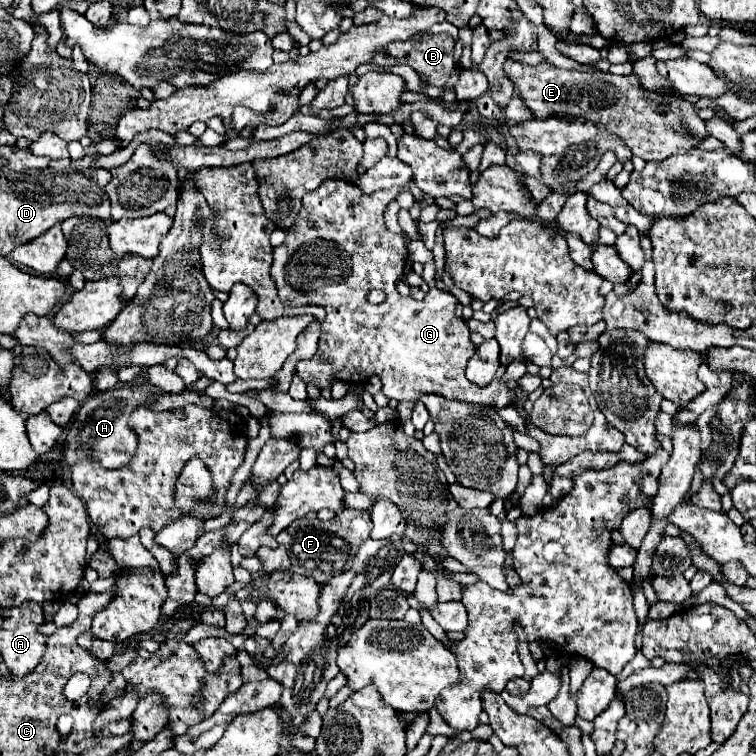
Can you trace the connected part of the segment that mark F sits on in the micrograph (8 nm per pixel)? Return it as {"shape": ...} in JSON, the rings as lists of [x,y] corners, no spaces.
{"shape":[[[340,510],[330,522],[322,520],[308,520],[302,518],[298,522],[292,522],[286,530],[282,530],[276,540],[280,546],[288,550],[290,562],[292,562],[292,572],[314,578],[318,584],[330,582],[334,574],[342,574],[350,570],[354,556],[364,540],[370,538],[370,514],[366,510]]]}

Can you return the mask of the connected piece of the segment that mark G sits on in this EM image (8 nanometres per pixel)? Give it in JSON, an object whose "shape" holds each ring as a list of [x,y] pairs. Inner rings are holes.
{"shape":[[[330,178],[322,182],[318,190],[312,190],[302,198],[302,210],[298,212],[296,224],[286,230],[286,242],[274,248],[270,274],[274,276],[274,284],[278,288],[278,298],[282,300],[282,304],[318,304],[326,308],[318,352],[310,360],[298,362],[300,378],[304,382],[314,382],[318,388],[324,388],[336,380],[358,384],[378,374],[382,378],[382,392],[398,402],[416,402],[422,394],[438,394],[448,400],[470,404],[488,404],[496,408],[514,406],[518,400],[516,392],[510,390],[504,380],[495,378],[488,386],[474,386],[466,380],[464,368],[472,358],[474,344],[470,340],[466,322],[454,316],[458,300],[450,292],[431,287],[421,301],[402,298],[398,294],[396,282],[402,278],[408,250],[404,246],[404,240],[386,228],[384,210],[395,200],[399,191],[398,186],[393,186],[374,194],[362,194],[358,198],[358,186],[346,182],[344,178]],[[374,288],[386,294],[384,302],[368,302],[368,292]]]}

